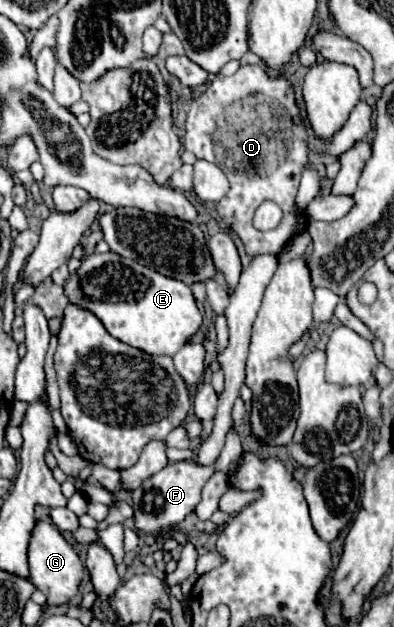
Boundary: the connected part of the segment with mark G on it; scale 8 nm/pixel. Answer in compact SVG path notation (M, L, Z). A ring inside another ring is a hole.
M44 521L36 523L36 529L32 531L32 539L28 547L28 561L30 561L30 581L36 585L36 589L40 589L46 595L48 605L54 605L54 607L66 605L78 593L82 575L84 575L84 565L78 553L64 541L64 537L54 525Z

